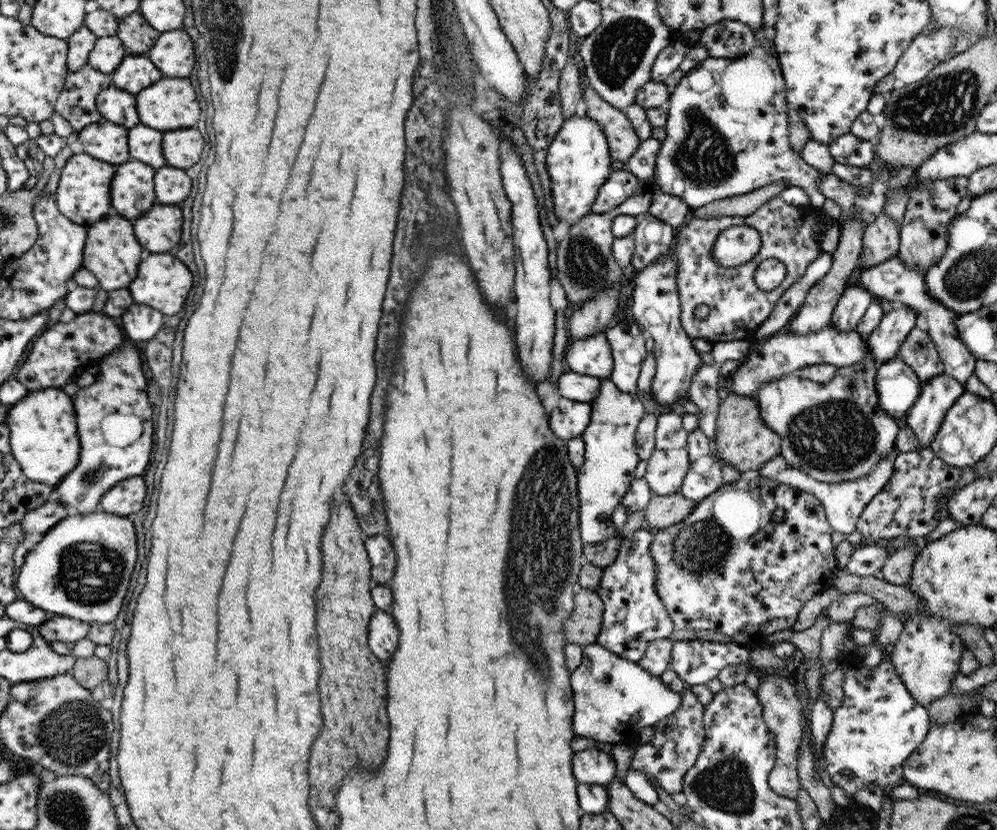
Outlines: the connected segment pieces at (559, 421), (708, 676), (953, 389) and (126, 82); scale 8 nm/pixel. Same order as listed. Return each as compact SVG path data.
M562 395L558 398L558 406L550 412L550 428L562 440L570 440L581 436L592 422L592 404L574 402Z
M695 639L673 643L670 668L689 685L706 685L728 665L747 663L751 649L734 642L722 644Z
M944 372L923 383L918 400L906 415L919 446L928 447L934 440L946 412L964 391L964 386Z
M128 54L121 66L110 76L114 77L114 87L125 89L126 92L134 92L134 94L138 94L140 90L145 90L145 88L164 78L161 69L146 54Z

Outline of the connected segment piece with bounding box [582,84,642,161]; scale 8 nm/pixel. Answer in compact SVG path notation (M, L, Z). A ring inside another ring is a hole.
M589 84L584 86L582 100L586 103L586 117L602 126L612 158L629 160L642 140L638 138L637 130L625 112L614 108Z

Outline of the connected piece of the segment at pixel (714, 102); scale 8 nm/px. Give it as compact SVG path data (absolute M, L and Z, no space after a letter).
M755 49L753 54L739 61L713 58L704 60L680 79L664 108L667 114L666 138L661 142L653 176L661 192L677 196L693 210L717 200L788 181L789 186L803 188L808 193L811 206L821 208L826 198L817 182L826 174L821 174L820 170L804 162L800 152L795 152L791 147L789 107L785 80L776 53L768 49Z

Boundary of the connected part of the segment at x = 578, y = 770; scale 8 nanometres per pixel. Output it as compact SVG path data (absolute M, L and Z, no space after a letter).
M595 746L579 751L573 756L573 775L577 782L606 787L615 774L615 758Z

